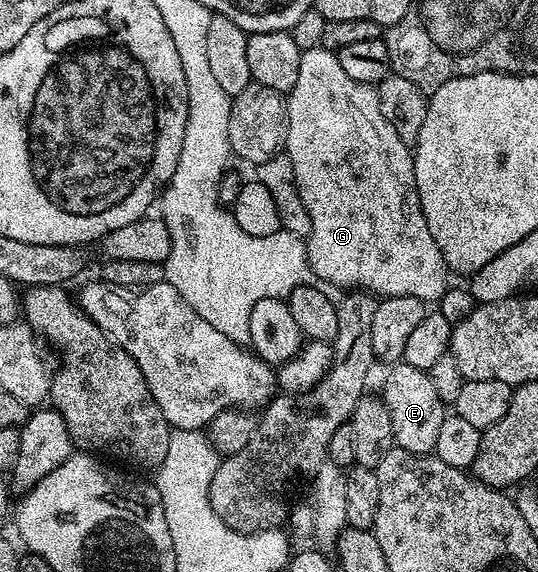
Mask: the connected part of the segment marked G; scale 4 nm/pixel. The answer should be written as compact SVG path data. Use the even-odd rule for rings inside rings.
M318 48L303 50L299 60L299 77L295 80L295 88L287 95L287 140L284 153L291 160L291 168L295 168L295 180L299 188L299 196L311 215L311 232L305 242L305 251L309 257L309 266L318 279L323 278L333 286L344 288L360 288L368 290L374 296L390 298L391 296L415 296L434 294L441 299L446 289L451 286L451 271L443 260L443 252L439 252L439 244L435 244L435 236L431 236L431 228L427 228L427 220L423 216L423 208L419 204L419 192L415 184L415 168L413 167L413 150L395 133L395 128L387 124L387 116L379 108L379 100L374 87L363 84L359 80L351 80L347 72L339 64L336 53L332 50Z

